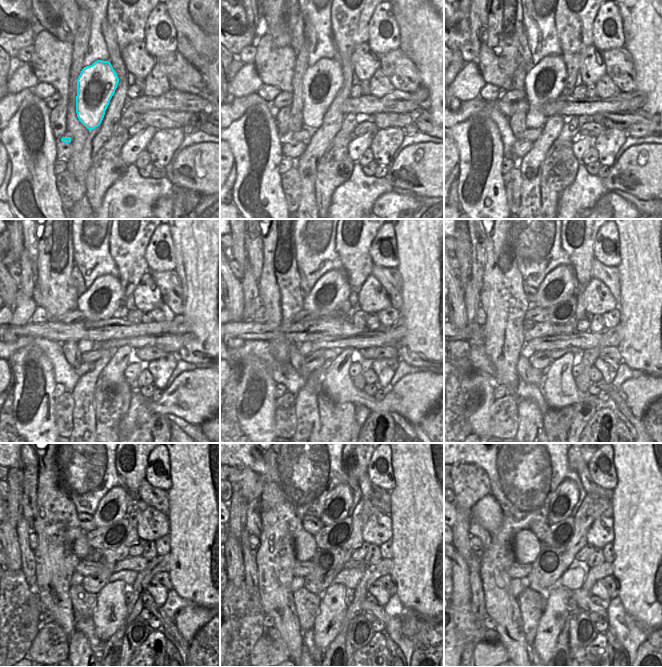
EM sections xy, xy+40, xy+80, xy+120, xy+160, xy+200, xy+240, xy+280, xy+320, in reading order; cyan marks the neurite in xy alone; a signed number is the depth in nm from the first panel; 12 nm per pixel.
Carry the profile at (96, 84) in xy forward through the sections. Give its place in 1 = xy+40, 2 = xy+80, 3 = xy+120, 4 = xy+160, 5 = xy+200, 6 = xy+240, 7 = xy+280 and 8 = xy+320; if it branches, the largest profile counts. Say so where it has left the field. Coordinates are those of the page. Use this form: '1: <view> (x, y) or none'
1: xy+40 (321, 82)
2: xy+80 (545, 82)
3: xy+120 (100, 301)
4: xy+160 (332, 289)
5: xy+200 (560, 284)
6: xy+240 (112, 508)
7: xy+280 (338, 503)
8: xy+320 (566, 496)

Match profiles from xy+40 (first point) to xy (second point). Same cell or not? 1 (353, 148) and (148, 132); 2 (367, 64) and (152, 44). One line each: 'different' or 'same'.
1: same
2: different

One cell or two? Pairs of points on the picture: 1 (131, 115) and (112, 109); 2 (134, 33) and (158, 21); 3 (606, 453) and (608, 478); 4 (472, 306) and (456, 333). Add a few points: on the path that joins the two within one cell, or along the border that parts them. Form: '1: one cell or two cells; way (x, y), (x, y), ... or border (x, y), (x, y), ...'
1: two cells; border (125, 104), (118, 124)
2: two cells; border (152, 10), (145, 23), (143, 40)
3: one cell; way (597, 458), (594, 462), (593, 470), (599, 472)
4: two cells; border (467, 318), (468, 340)

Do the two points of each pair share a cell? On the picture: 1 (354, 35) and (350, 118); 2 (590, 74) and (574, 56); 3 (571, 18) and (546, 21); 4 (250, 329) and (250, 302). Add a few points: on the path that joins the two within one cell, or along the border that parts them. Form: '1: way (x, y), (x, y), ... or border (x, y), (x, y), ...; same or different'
1: border (345, 115), (339, 129); different
2: border (592, 44), (583, 50), (578, 71); different
3: border (555, 10), (555, 29), (560, 43); different
4: border (244, 320), (252, 321); different

